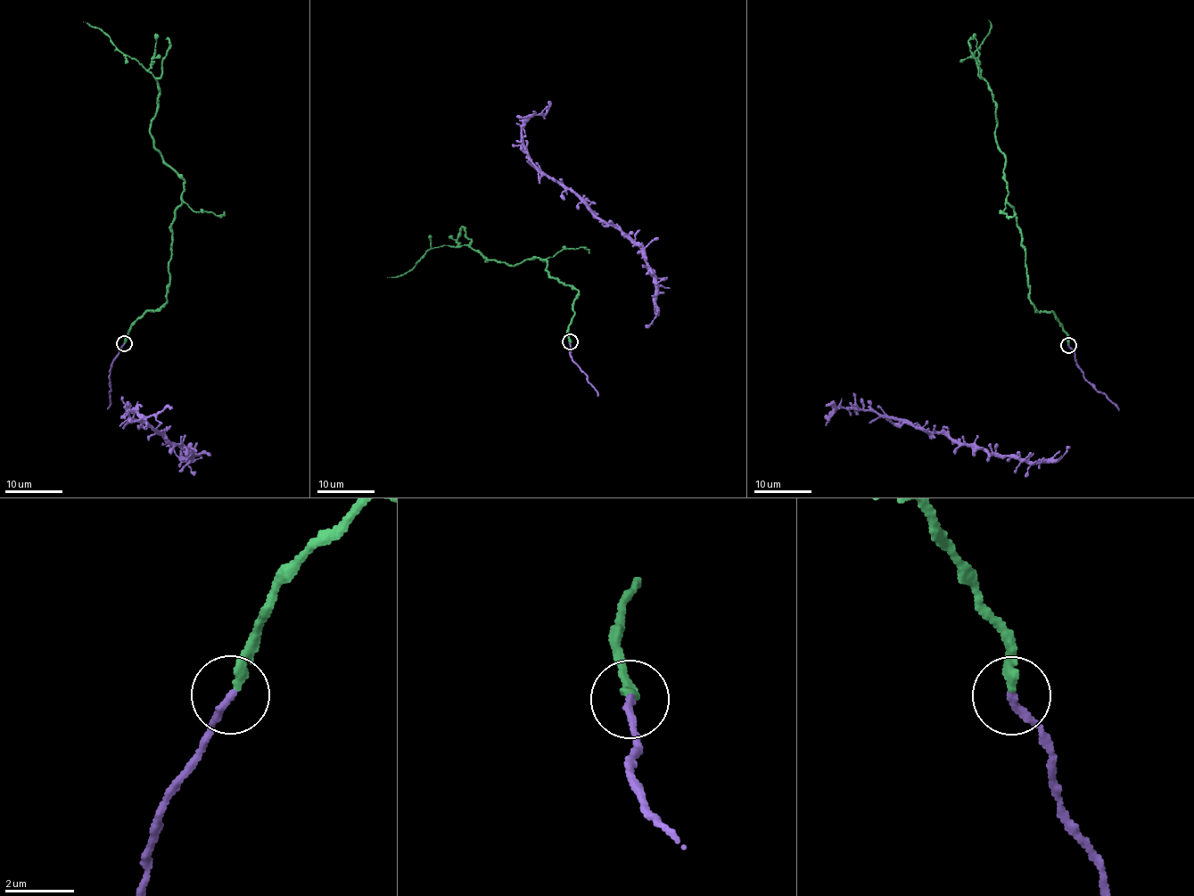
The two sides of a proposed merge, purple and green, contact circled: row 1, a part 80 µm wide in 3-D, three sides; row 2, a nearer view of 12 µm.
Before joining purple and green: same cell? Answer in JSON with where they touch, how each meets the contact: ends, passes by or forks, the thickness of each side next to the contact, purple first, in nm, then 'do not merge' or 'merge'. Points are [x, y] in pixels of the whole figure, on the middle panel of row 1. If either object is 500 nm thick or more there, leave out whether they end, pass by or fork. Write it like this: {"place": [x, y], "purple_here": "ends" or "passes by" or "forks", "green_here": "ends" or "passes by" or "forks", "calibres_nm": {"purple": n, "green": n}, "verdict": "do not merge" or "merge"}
{"place": [570, 341], "purple_here": "ends", "green_here": "ends", "calibres_nm": {"purple": 220, "green": 240}, "verdict": "do not merge"}

